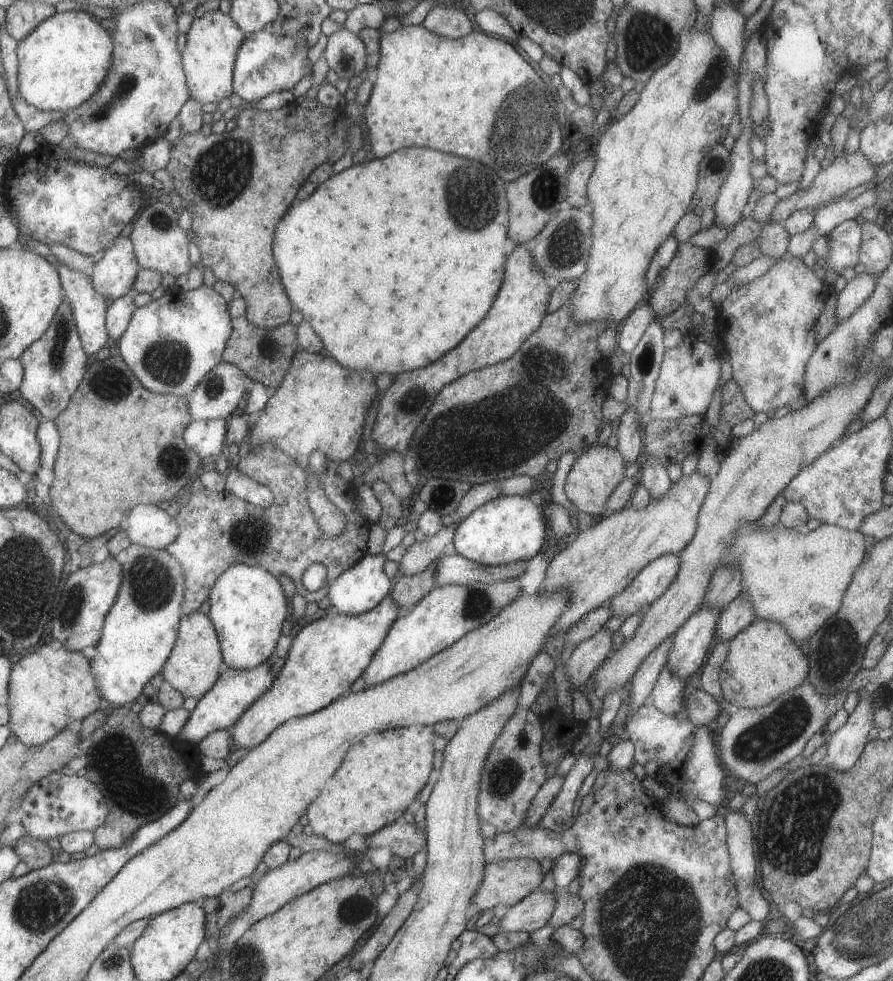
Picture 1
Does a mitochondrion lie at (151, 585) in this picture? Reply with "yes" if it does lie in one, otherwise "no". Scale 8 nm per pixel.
yes

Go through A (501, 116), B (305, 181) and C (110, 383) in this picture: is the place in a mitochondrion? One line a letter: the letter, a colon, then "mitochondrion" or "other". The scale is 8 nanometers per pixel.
A: mitochondrion
B: other
C: mitochondrion

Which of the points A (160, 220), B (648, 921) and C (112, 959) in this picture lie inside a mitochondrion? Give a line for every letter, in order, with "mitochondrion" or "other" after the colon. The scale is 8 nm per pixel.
A: mitochondrion
B: mitochondrion
C: mitochondrion

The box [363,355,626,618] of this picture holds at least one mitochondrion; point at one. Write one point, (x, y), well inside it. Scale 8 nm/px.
(415, 399)

